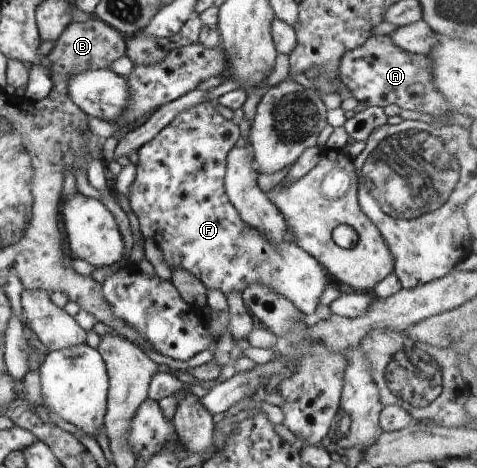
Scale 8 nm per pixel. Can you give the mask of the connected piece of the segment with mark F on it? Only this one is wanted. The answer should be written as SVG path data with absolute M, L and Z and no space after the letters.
M206 101L190 110L184 110L180 112L178 117L174 118L164 130L158 135L155 135L150 142L144 144L138 150L138 163L136 164L136 178L132 182L132 186L128 188L130 194L128 194L128 200L130 201L130 209L136 215L139 221L139 230L143 240L151 239L162 252L163 259L170 267L172 271L181 268L185 269L194 277L198 278L205 286L206 290L217 289L224 295L230 294L230 292L244 292L250 284L264 284L268 288L272 288L276 294L284 296L286 300L290 300L304 316L310 316L316 312L316 307L320 303L322 298L322 292L333 282L333 280L327 275L327 272L323 267L312 257L307 254L302 248L299 248L295 243L282 242L278 246L274 246L270 240L266 240L258 230L250 228L244 224L244 220L240 218L236 208L232 206L228 196L224 189L224 178L226 173L227 157L230 150L236 145L240 137L240 130L235 120L226 120L222 117L222 114L215 108L214 102Z

